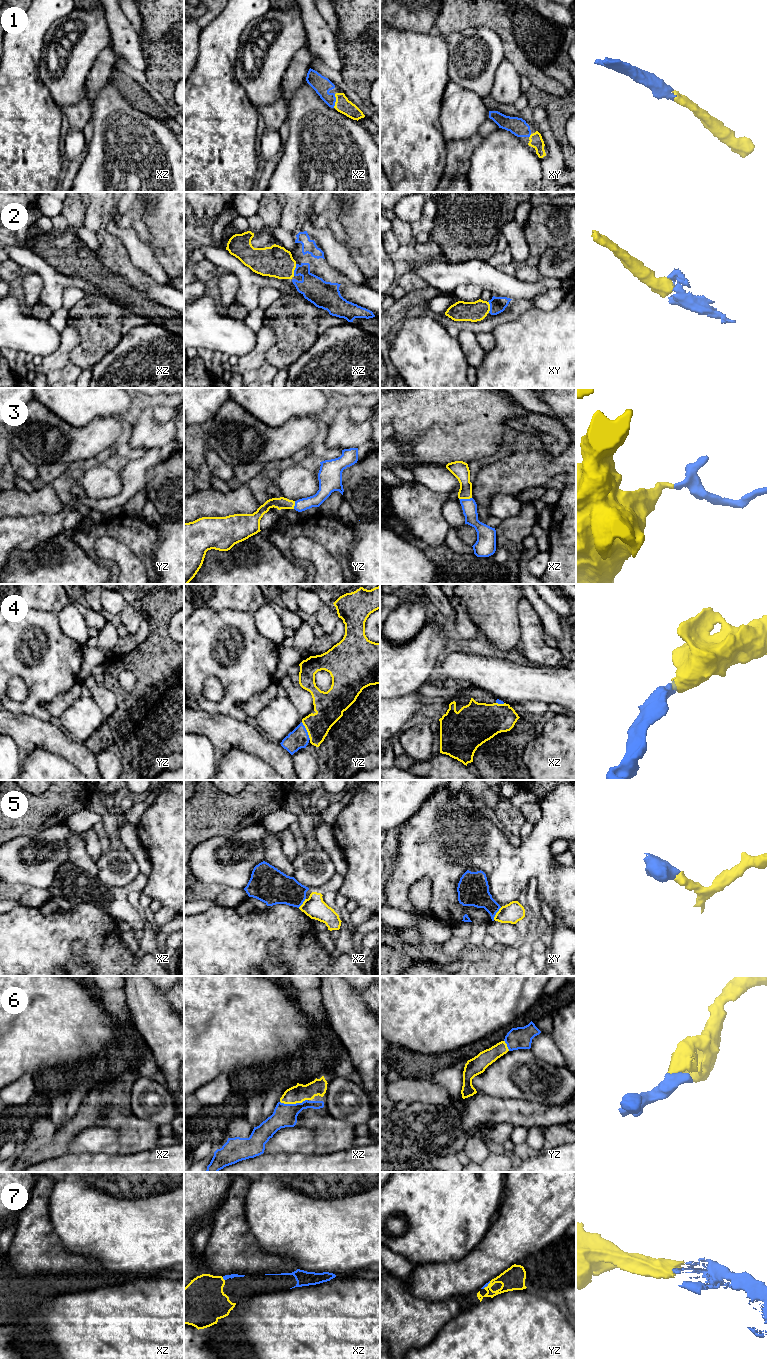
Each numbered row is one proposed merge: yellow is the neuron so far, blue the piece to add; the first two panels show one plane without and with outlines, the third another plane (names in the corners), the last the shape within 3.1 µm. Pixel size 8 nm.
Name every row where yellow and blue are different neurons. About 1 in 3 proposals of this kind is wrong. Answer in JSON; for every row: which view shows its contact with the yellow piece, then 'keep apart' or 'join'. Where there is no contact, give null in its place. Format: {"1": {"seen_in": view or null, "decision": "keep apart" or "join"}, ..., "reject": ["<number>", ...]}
{"1": {"seen_in": "xz", "decision": "join"}, "2": {"seen_in": "xz", "decision": "join"}, "3": {"seen_in": "xz", "decision": "join"}, "4": {"seen_in": "yz", "decision": "join"}, "5": {"seen_in": "xy", "decision": "join"}, "6": {"seen_in": "xz", "decision": "join"}, "7": {"seen_in": "xz", "decision": "join"}, "reject": []}

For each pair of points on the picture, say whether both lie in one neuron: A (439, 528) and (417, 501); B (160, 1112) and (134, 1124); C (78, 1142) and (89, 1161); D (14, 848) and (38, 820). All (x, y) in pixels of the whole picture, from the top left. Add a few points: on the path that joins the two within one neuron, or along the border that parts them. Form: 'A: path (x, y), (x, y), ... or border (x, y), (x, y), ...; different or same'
A: path (432, 521), (420, 508); same
B: border (136, 1114), (159, 1125); different
C: border (68, 1152), (107, 1154); different
D: border (46, 827), (36, 834), (20, 835), (10, 840); different

